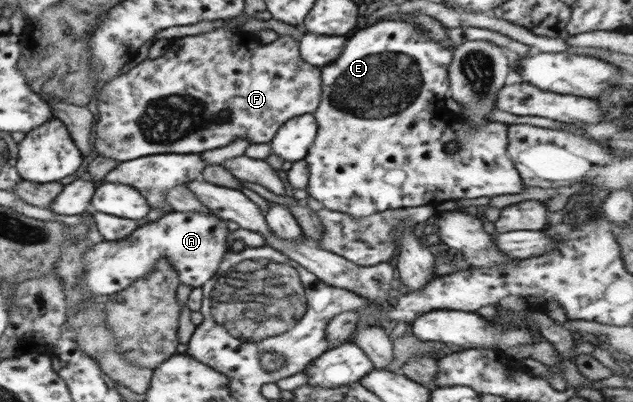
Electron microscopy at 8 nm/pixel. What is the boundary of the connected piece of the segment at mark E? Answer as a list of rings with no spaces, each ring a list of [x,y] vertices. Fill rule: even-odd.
[[[403,19],[377,22],[371,27],[365,26],[358,32],[350,34],[339,57],[334,62],[321,68],[322,96],[320,104],[312,113],[316,119],[318,130],[314,142],[304,157],[310,173],[306,190],[313,199],[323,203],[324,207],[331,211],[348,213],[355,220],[359,220],[389,209],[395,211],[399,208],[438,204],[447,200],[511,195],[521,192],[526,187],[522,182],[520,173],[515,169],[514,163],[507,155],[508,125],[495,121],[487,121],[482,125],[468,125],[468,123],[462,123],[459,113],[449,110],[444,105],[450,86],[449,66],[452,62],[455,48],[456,45],[453,43],[444,44],[434,40],[431,36],[428,37],[425,32],[417,29],[417,25],[411,25],[411,23],[403,21]],[[449,142],[458,143],[458,149],[456,149],[455,153],[446,152],[446,145]]]

